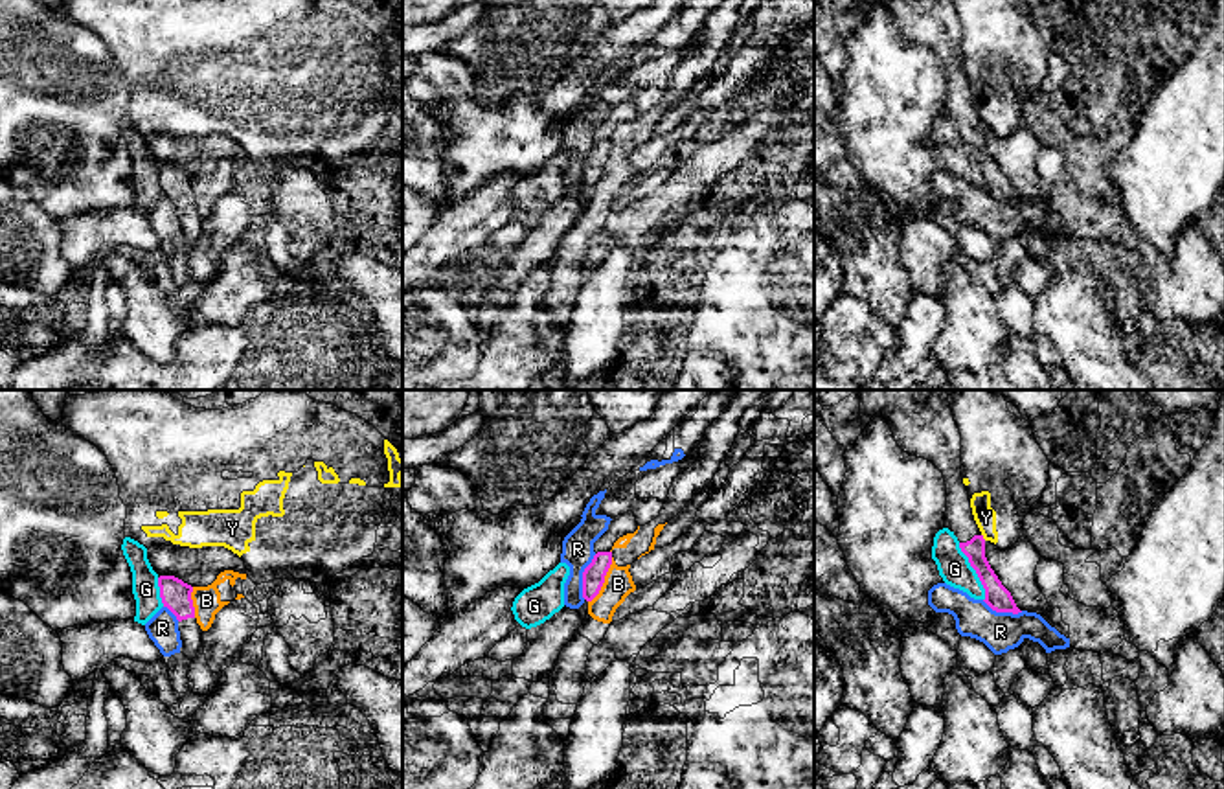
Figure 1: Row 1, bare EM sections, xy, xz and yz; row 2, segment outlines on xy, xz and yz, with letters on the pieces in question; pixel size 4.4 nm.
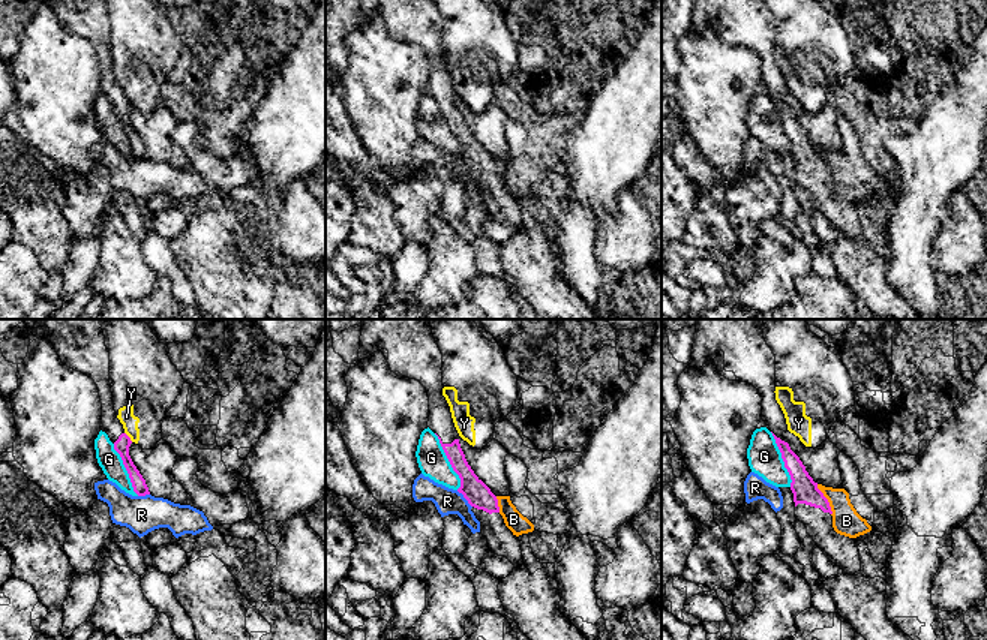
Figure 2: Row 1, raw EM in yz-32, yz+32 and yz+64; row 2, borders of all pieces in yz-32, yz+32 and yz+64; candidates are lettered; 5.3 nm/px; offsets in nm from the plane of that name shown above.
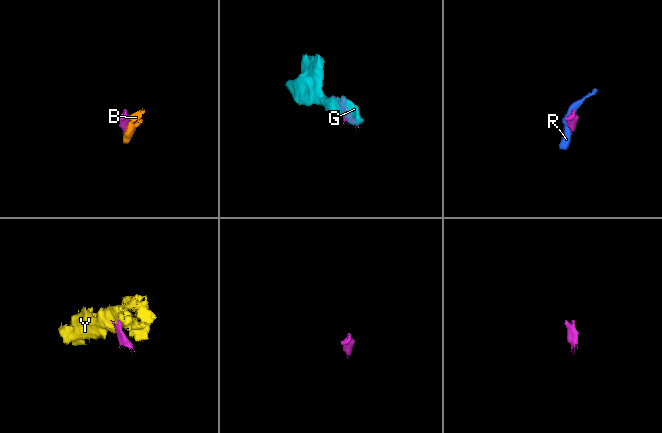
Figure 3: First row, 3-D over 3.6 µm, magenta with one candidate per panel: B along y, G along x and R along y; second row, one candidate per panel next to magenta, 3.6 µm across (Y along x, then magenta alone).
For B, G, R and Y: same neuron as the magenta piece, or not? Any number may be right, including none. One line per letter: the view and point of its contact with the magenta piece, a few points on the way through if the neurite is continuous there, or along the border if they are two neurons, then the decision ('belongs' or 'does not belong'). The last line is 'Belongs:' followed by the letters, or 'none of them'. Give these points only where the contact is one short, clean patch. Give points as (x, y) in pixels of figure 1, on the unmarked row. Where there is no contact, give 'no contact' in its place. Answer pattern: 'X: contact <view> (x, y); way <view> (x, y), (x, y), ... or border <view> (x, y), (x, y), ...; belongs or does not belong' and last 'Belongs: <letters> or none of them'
B: contact xz (603, 168); border xz (612, 146), (601, 177), (589, 190); does not belong
G: contact yz (976, 160); border yz (958, 131), (984, 177), (984, 188); does not belong
R: contact xz (583, 164); border xz (596, 142), (583, 160), (583, 186); does not belong
Y: contact yz (982, 125); border yz (982, 122), (986, 127); does not belong
Belongs: none of them

